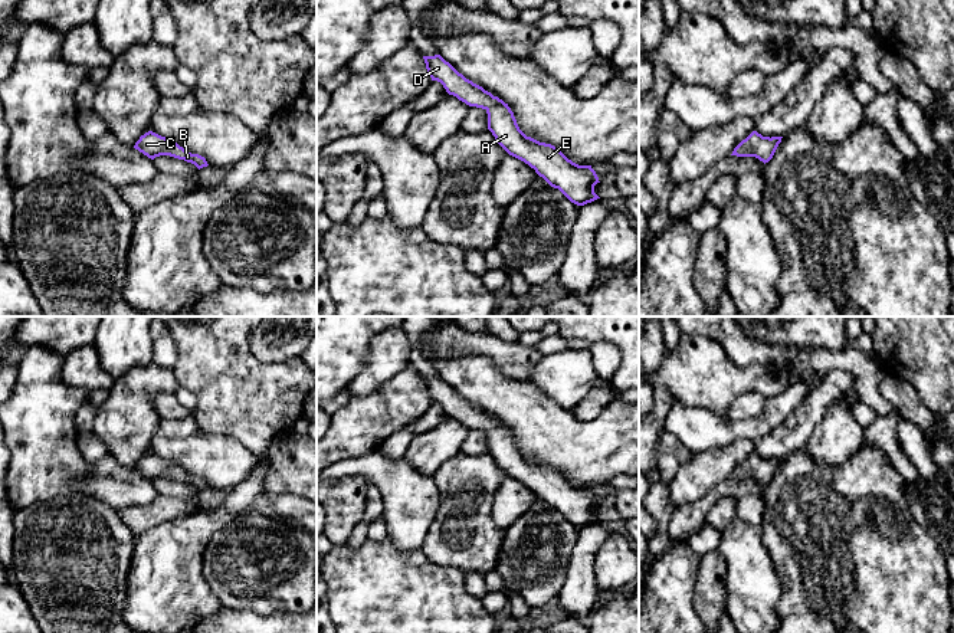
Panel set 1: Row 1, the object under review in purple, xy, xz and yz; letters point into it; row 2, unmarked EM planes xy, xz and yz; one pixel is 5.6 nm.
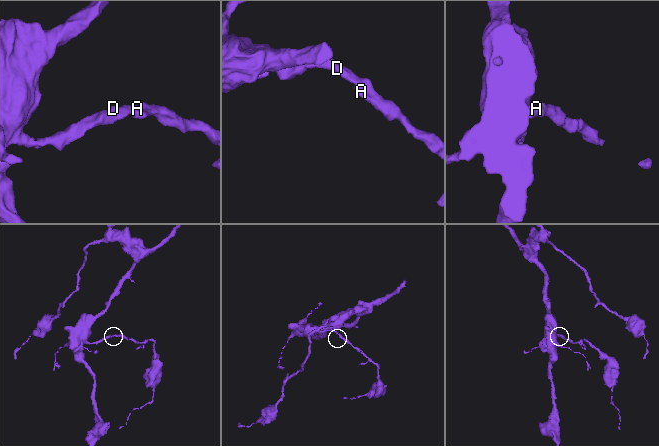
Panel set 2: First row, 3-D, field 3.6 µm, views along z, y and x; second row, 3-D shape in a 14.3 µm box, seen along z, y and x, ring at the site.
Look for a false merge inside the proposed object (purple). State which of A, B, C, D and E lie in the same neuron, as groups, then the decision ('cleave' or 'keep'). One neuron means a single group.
groups A B C D E; keep

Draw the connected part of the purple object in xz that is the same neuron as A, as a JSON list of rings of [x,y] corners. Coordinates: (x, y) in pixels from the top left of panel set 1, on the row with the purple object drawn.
[[[440,55],[423,56],[423,59],[432,81],[440,82],[449,95],[486,111],[488,129],[509,155],[528,164],[577,206],[600,199],[594,193],[594,186],[600,181],[591,165],[578,165],[554,145],[527,137],[508,104],[466,79]]]

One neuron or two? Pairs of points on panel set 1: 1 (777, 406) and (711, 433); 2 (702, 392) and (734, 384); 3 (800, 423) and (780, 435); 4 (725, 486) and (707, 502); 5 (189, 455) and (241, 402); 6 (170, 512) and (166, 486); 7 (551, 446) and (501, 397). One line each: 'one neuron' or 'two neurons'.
1: one neuron
2: one neuron
3: one neuron
4: one neuron
5: two neurons
6: two neurons
7: one neuron

